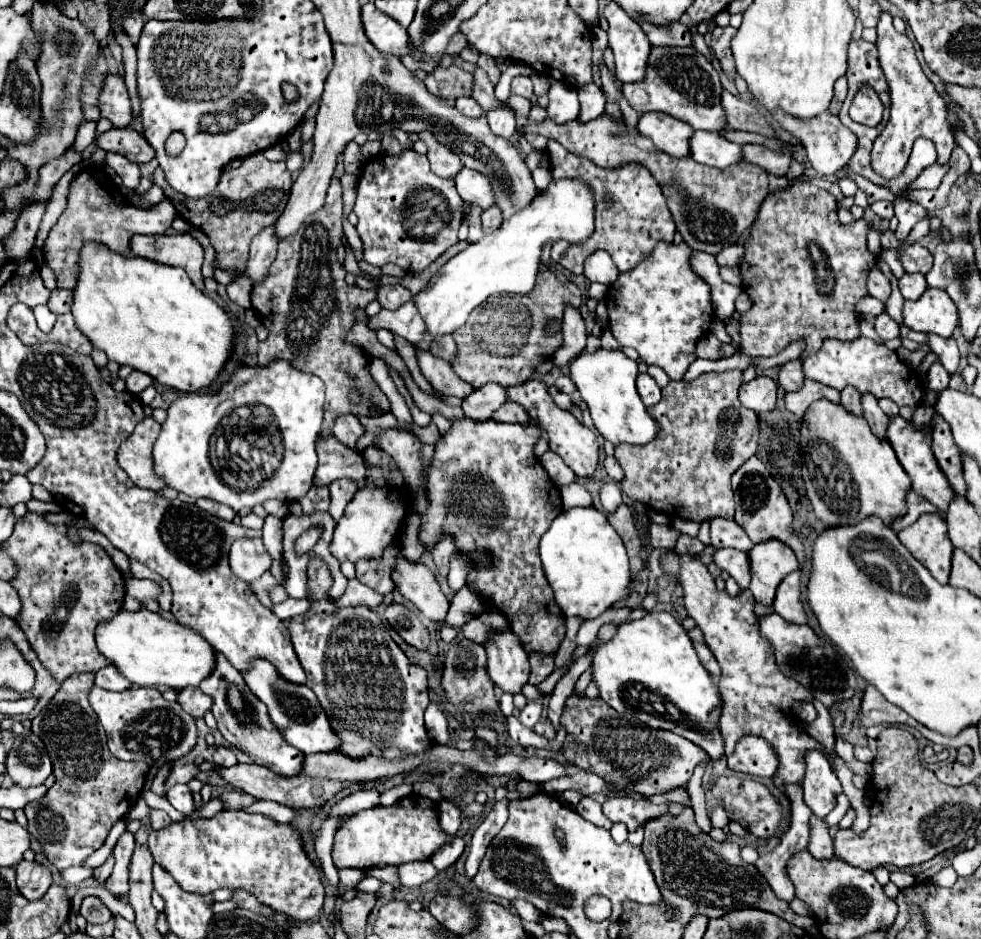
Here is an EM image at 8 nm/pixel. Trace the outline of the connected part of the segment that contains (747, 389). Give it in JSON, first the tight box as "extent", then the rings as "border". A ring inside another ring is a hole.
{"extent":[739,375,777,413],"border":[[[759,375],[739,387],[739,401],[743,407],[753,409],[755,413],[773,411],[777,399],[777,383],[771,377]]]}

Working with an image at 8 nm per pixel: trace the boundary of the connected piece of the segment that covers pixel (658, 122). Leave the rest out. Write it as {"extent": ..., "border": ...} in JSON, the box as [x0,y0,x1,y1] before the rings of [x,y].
{"extent":[639,111,693,157],"border":[[[657,111],[641,115],[639,133],[649,137],[655,147],[659,147],[659,151],[669,153],[671,157],[689,155],[689,137],[693,129],[679,119],[671,119],[671,115],[663,115]]]}

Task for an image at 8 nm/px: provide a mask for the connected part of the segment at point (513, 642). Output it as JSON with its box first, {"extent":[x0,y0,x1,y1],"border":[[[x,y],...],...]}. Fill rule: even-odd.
{"extent":[485,629,529,693],"border":[[[509,629],[491,633],[485,643],[485,651],[491,681],[503,691],[519,693],[529,677],[527,653],[519,643],[519,637]]]}

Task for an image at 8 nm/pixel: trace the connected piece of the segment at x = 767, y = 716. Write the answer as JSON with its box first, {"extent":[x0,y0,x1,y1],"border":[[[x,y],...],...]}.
{"extent":[659,549,821,789],"border":[[[673,549],[665,551],[659,559],[661,569],[673,577],[685,591],[685,609],[695,619],[697,627],[705,635],[705,643],[721,665],[723,677],[719,681],[723,697],[723,715],[719,729],[725,741],[725,755],[734,752],[737,739],[743,735],[759,735],[773,743],[779,753],[779,769],[775,773],[775,785],[783,789],[783,781],[801,783],[805,773],[805,751],[821,747],[807,733],[801,733],[791,719],[791,705],[795,701],[813,701],[807,687],[785,677],[777,665],[773,647],[759,635],[759,625],[753,613],[751,591],[741,591],[737,597],[729,597],[725,591],[715,589],[715,581],[699,555],[677,555]]]}

